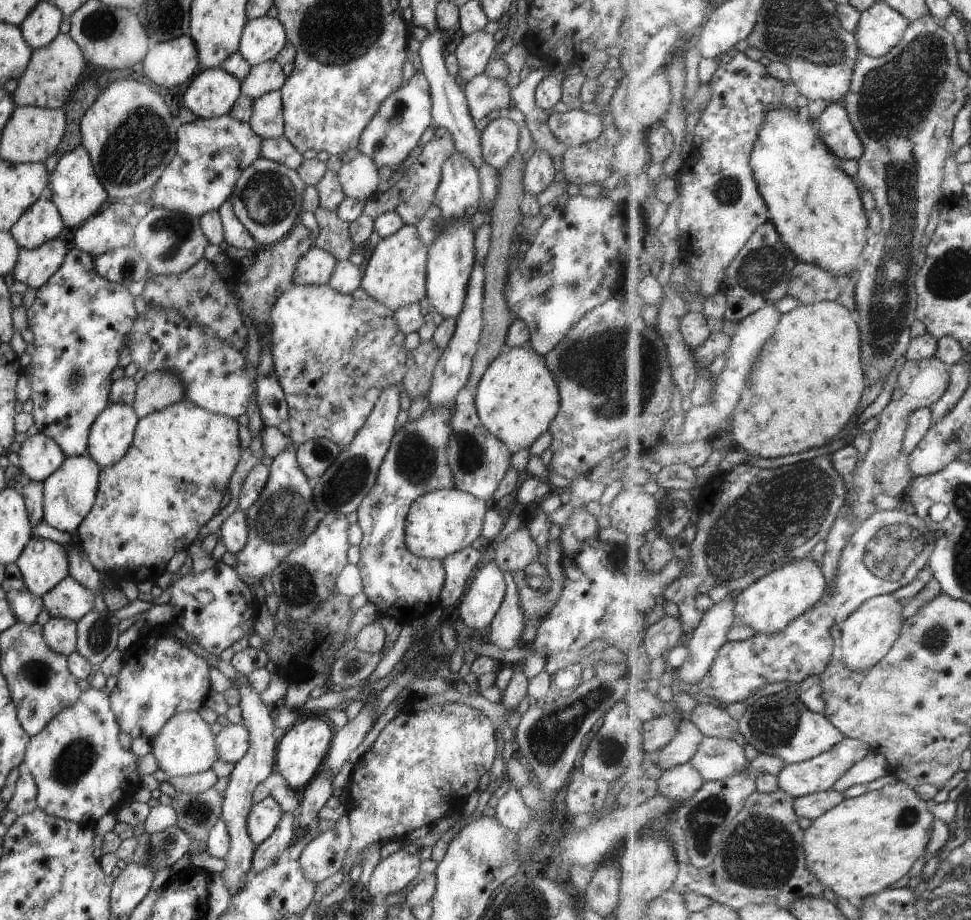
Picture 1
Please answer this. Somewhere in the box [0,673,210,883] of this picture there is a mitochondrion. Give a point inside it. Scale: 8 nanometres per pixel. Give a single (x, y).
(78, 756)

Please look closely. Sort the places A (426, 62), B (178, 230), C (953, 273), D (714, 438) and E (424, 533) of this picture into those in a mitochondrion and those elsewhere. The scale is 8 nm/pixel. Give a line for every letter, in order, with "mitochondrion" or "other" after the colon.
A: other
B: mitochondrion
C: mitochondrion
D: other
E: other

